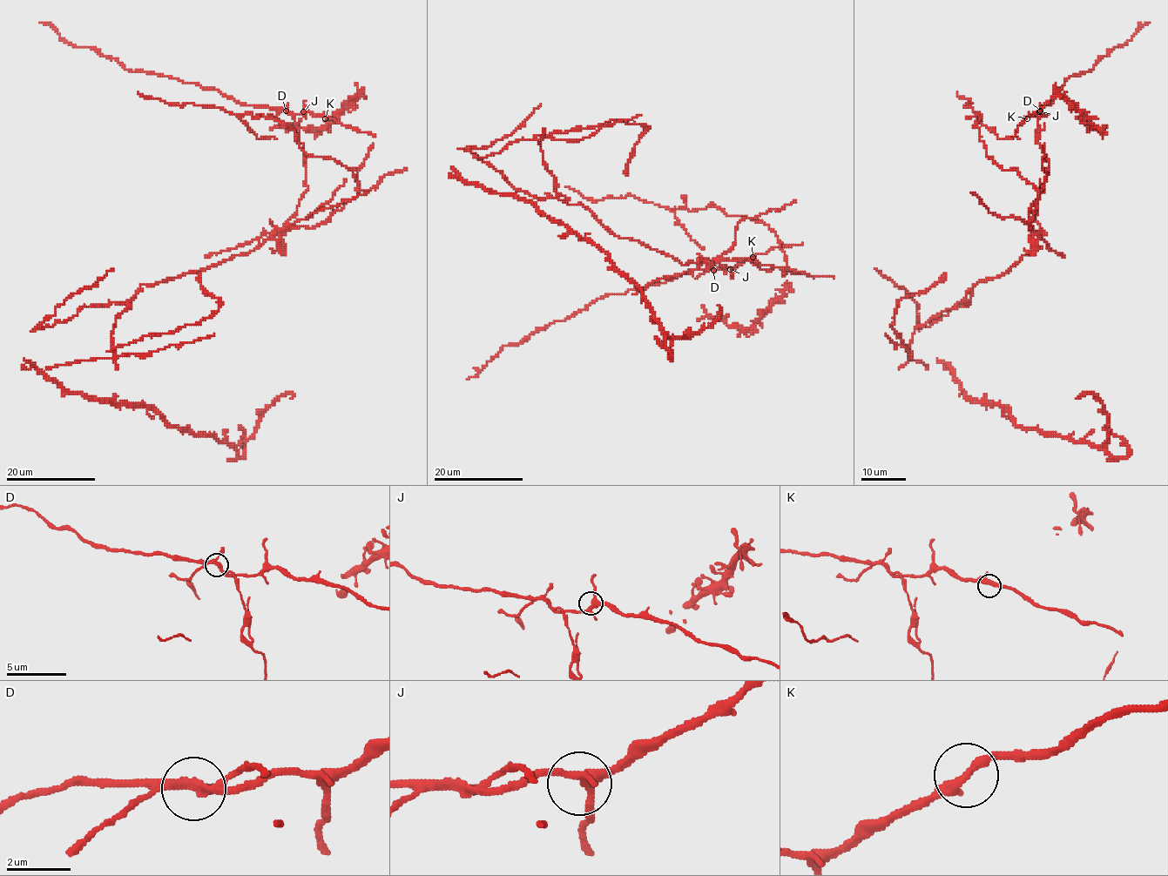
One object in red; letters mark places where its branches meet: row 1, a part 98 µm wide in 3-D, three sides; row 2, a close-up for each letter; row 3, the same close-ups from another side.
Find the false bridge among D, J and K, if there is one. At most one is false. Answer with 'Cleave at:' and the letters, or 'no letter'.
Cleave at: D

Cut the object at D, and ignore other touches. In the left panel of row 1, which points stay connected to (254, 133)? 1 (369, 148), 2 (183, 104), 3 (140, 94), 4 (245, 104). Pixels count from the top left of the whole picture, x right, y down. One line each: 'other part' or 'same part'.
1: same part
2: same part
3: same part
4: other part

